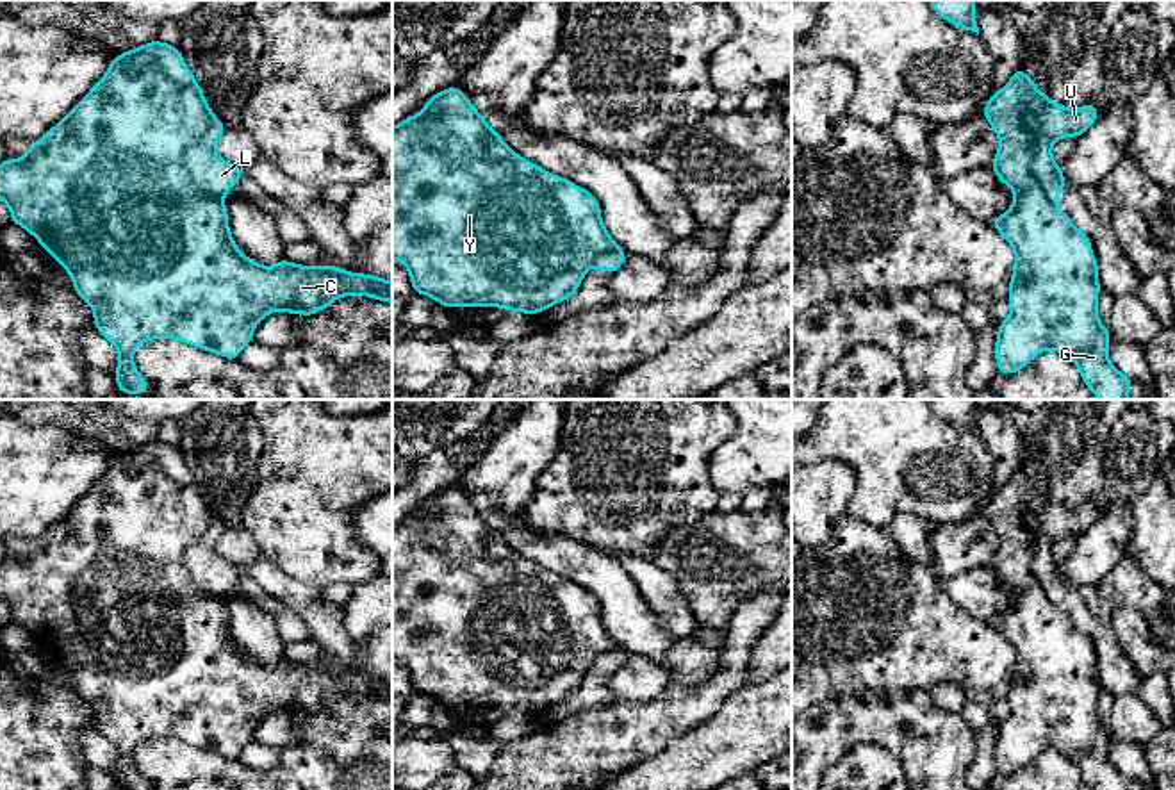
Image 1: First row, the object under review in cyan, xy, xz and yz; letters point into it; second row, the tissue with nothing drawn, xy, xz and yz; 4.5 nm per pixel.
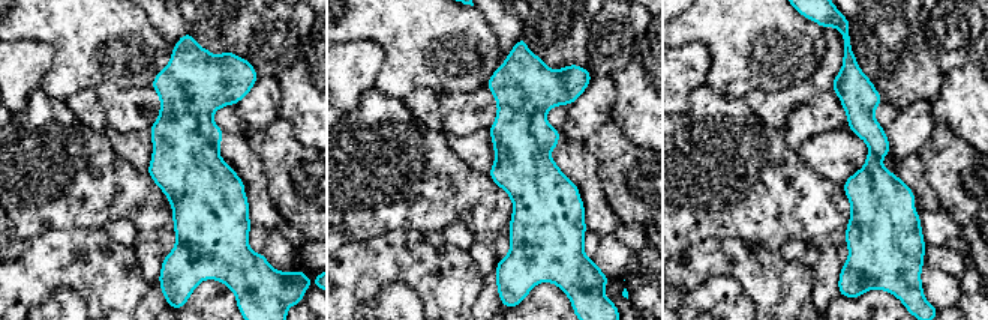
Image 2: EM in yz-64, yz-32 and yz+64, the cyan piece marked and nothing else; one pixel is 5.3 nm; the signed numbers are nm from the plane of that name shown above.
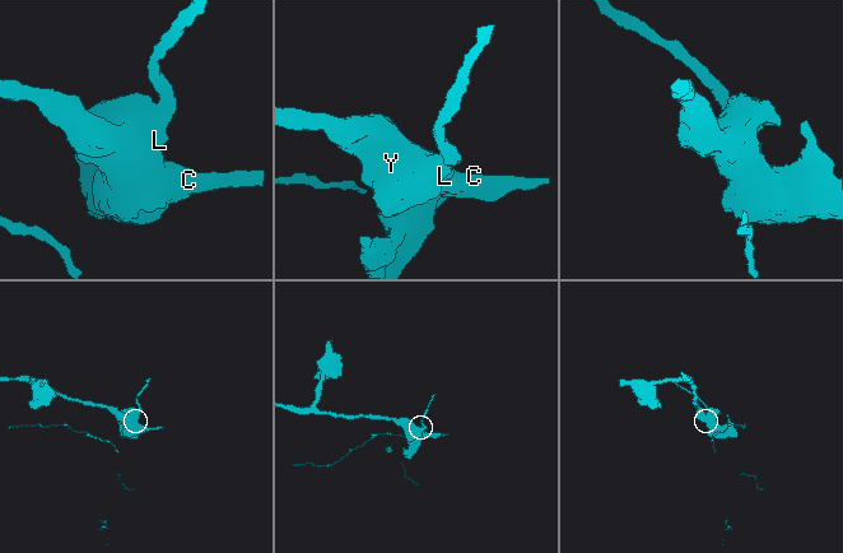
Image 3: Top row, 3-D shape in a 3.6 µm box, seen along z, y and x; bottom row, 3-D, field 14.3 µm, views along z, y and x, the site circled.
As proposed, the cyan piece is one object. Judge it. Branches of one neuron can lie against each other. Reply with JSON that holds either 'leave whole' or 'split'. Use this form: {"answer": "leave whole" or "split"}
{"answer": "split"}

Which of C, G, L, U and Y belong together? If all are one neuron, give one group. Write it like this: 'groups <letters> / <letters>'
groups C G U Y / L

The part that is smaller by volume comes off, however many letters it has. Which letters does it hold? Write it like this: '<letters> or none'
L

